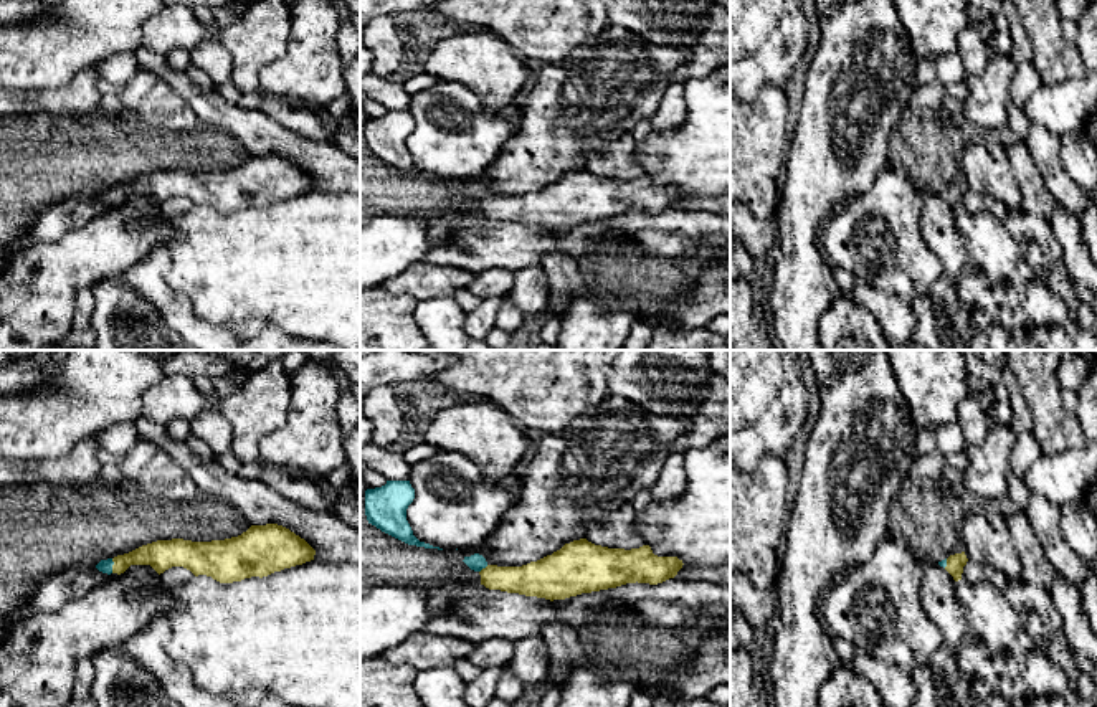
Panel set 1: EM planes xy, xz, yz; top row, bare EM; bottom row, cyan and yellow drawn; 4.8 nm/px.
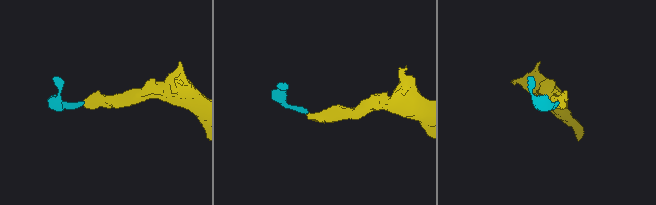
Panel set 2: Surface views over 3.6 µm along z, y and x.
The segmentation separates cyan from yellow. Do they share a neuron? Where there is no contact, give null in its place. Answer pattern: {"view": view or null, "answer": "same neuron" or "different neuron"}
{"view": "xy", "answer": "same neuron"}

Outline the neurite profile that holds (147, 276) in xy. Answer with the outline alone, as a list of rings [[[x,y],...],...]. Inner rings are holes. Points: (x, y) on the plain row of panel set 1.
[[[164,241],[157,243],[142,259],[121,273],[121,279],[160,314],[192,350],[342,350],[337,345],[294,339],[278,327],[264,327],[254,339],[243,340],[233,329],[198,319],[190,301],[167,284],[172,268]]]

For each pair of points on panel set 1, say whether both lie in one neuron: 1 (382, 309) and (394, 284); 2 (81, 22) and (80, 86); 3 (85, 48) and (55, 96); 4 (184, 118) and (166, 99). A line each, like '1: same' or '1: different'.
1: different
2: different
3: different
4: same

